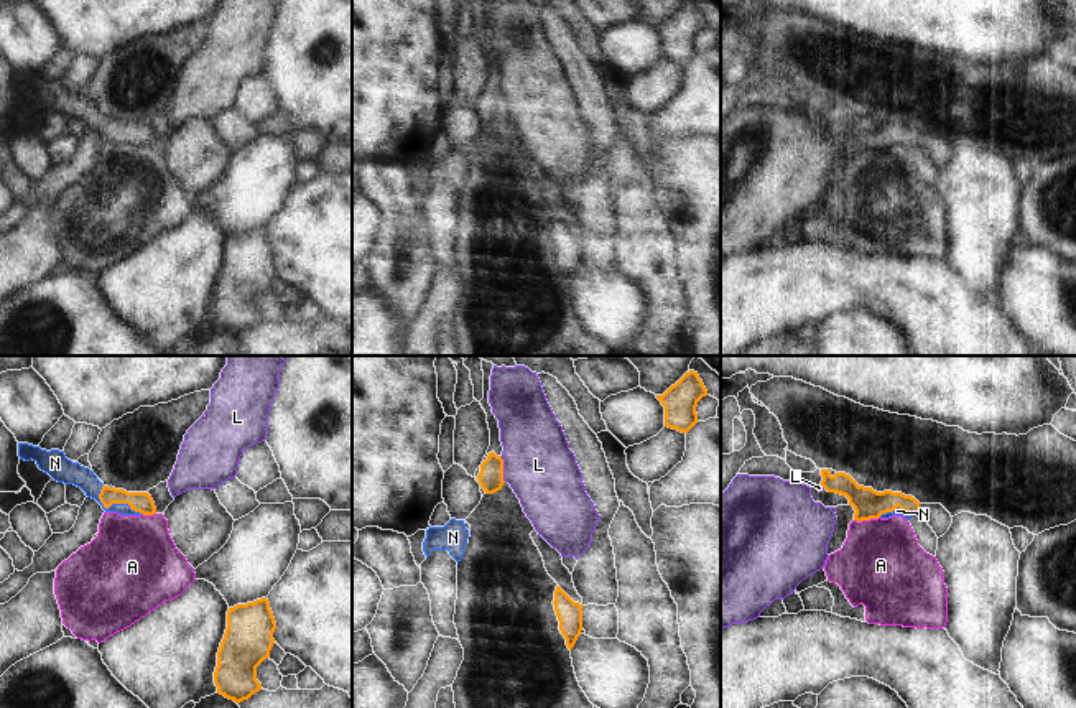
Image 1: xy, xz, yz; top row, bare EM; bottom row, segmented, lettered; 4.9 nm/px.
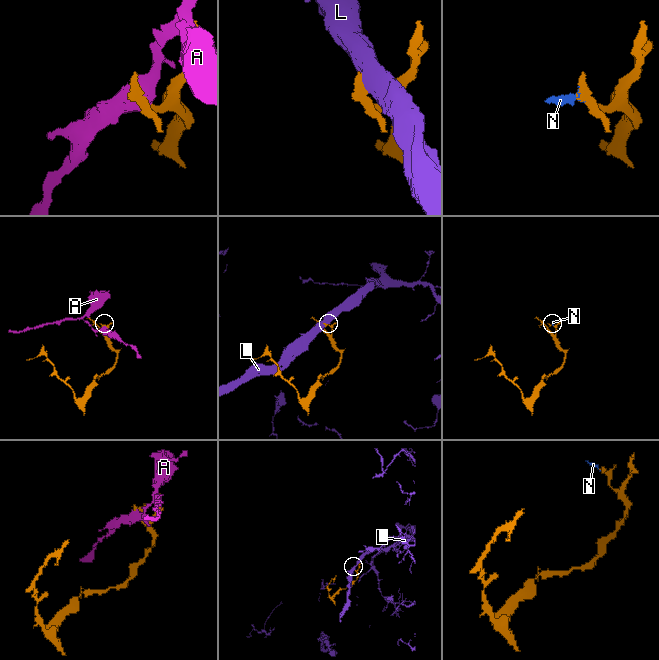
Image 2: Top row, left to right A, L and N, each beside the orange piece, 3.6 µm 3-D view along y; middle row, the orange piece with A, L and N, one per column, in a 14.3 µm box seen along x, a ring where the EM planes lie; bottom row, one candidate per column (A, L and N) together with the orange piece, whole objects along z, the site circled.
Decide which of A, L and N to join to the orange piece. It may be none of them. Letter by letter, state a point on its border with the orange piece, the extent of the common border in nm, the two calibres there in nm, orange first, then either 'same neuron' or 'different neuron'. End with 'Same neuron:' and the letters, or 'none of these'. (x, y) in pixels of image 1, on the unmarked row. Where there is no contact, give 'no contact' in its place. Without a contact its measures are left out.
A: yz (866, 150) | 130 nm | 140/420 nm | different neuron
L: xz (502, 101) | 130 nm | 130/340 nm | different neuron
N: xy (112, 134) | 240 nm | 100/110 nm | same neuron
Same neuron: N

